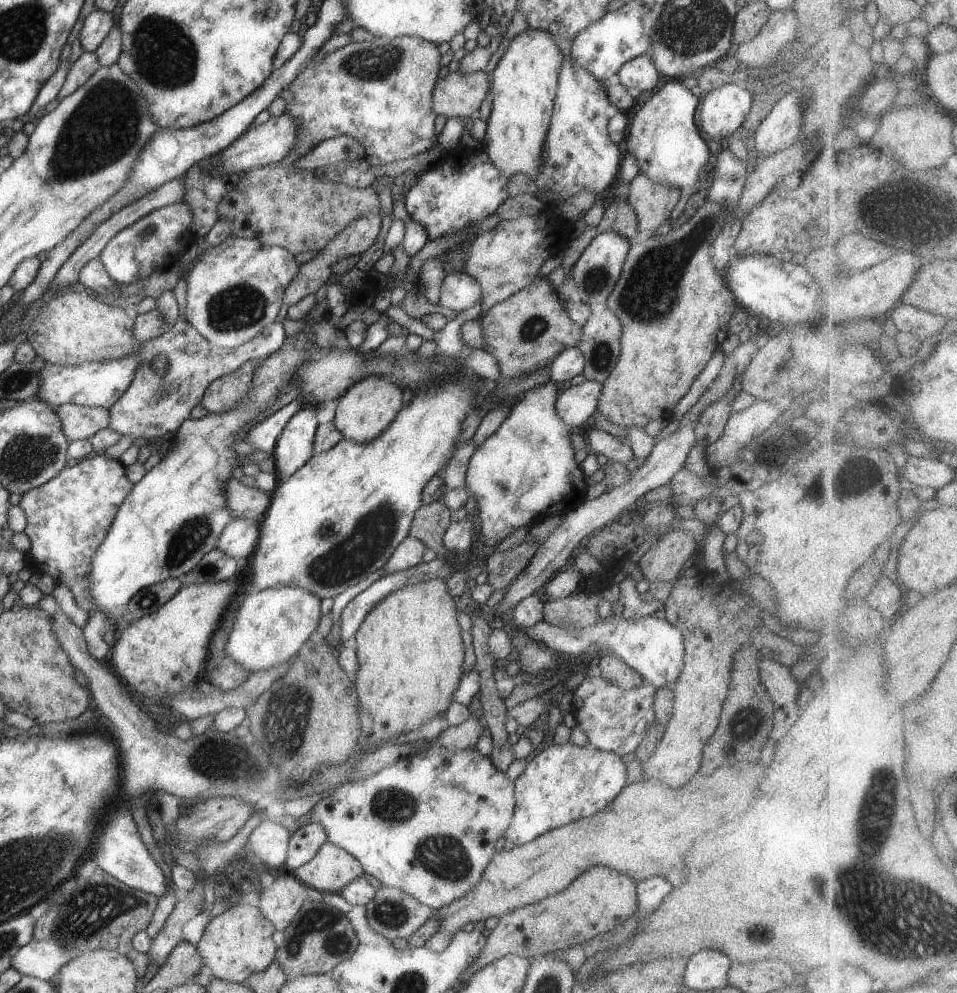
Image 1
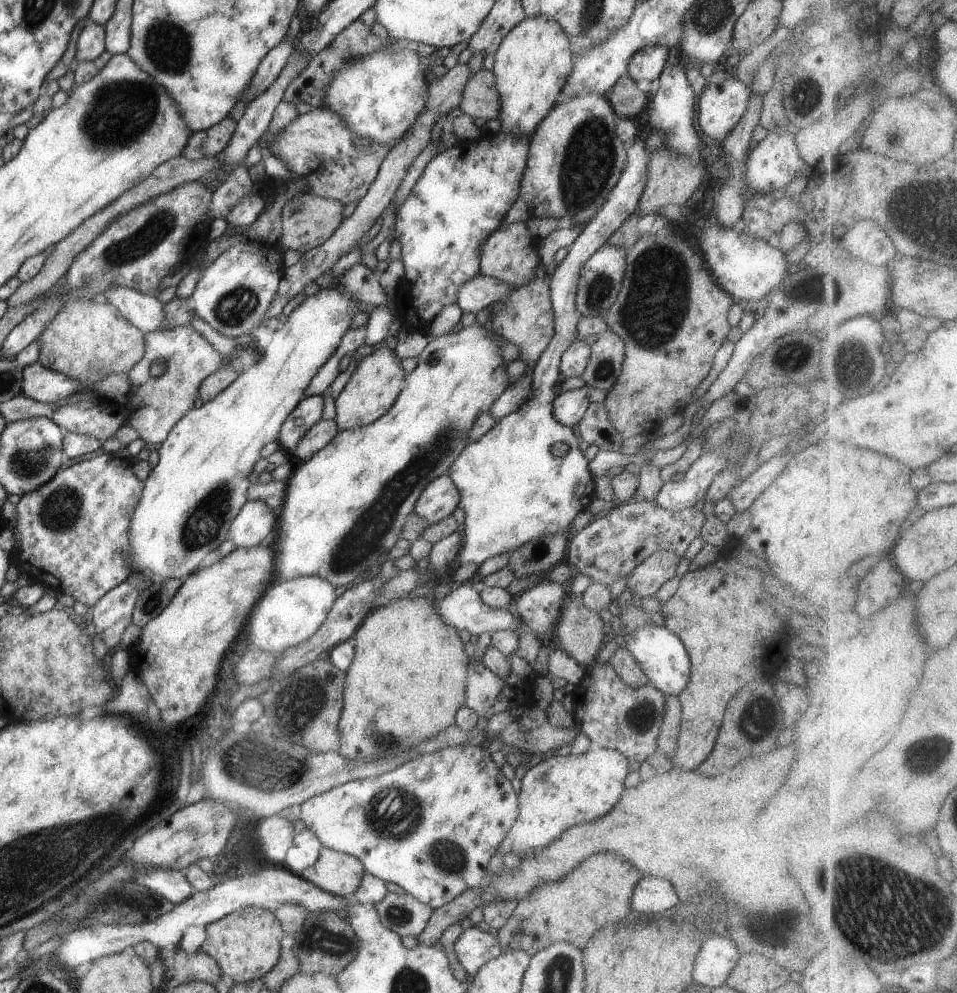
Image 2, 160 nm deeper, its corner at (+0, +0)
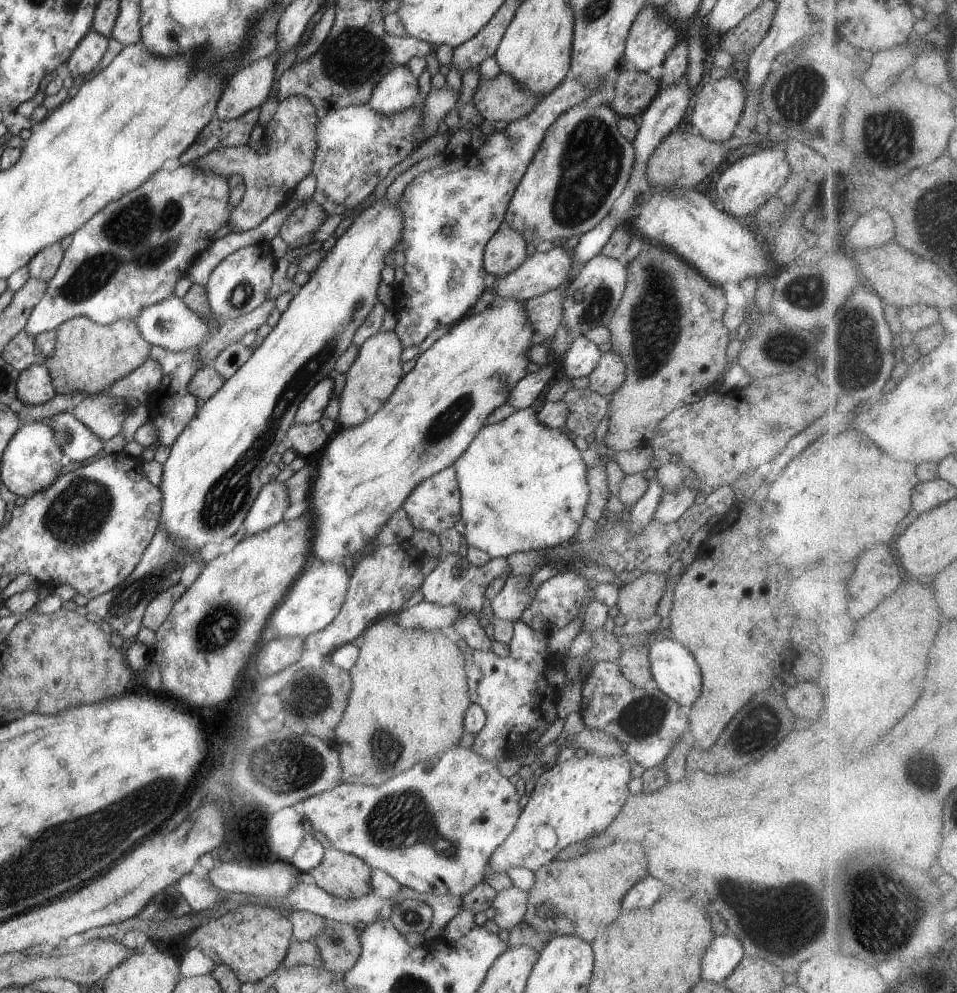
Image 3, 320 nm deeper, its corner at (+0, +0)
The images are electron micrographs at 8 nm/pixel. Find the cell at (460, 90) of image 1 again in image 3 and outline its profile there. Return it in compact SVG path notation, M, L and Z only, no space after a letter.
M510 74L480 81L472 102L486 121L512 123L526 117L544 96L530 93Z

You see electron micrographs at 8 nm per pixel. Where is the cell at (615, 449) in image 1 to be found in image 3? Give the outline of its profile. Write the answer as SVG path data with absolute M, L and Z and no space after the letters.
M570 388L562 402L566 402L570 408L570 416L562 430L571 438L584 439L592 434L609 408L609 399L588 388Z

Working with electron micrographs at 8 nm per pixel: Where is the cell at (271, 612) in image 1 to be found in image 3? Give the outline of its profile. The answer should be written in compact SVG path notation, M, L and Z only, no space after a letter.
M310 563L294 580L292 588L286 592L286 596L270 616L268 624L277 632L275 639L305 638L326 629L326 626L340 613L350 578L350 572L342 564Z

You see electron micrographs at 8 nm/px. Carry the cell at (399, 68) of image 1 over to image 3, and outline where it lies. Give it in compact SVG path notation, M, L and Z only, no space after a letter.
M398 66L375 87L368 104L371 109L381 114L392 115L422 101L417 79L408 66Z

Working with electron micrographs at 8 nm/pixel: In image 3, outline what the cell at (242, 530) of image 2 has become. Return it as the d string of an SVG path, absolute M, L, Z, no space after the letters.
M275 479L260 488L242 524L247 530L247 535L260 534L282 522L290 502L286 490L288 488L284 486L284 482Z

